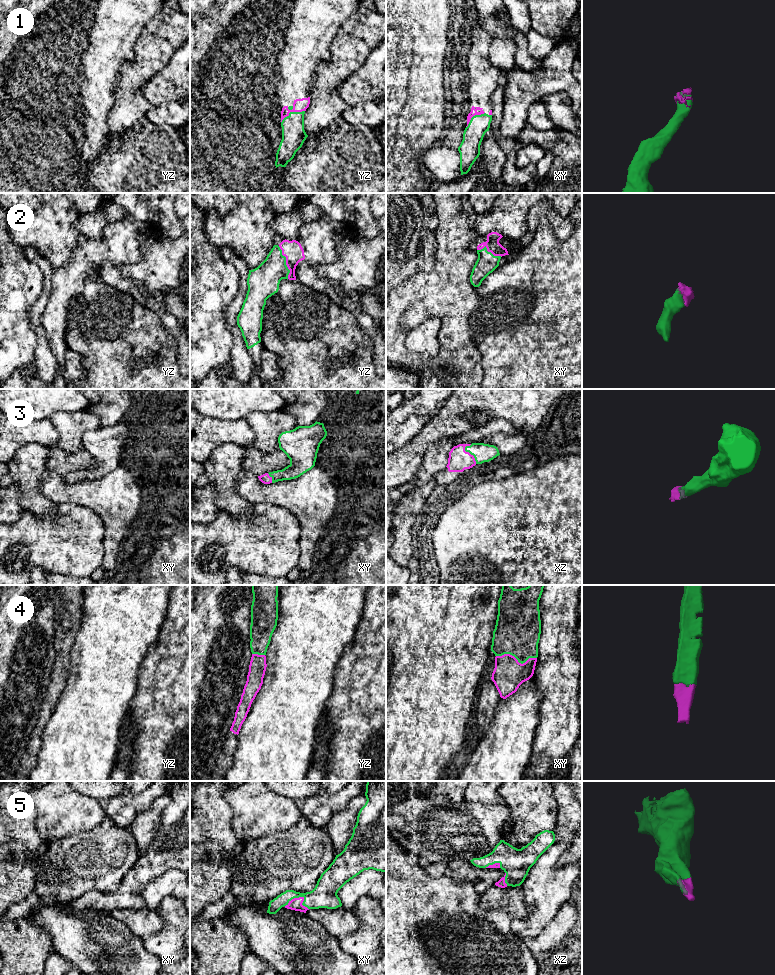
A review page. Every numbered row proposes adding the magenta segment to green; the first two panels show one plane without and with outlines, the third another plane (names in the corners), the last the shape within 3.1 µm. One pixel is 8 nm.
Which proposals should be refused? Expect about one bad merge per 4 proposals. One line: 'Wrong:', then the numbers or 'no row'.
Wrong: no row

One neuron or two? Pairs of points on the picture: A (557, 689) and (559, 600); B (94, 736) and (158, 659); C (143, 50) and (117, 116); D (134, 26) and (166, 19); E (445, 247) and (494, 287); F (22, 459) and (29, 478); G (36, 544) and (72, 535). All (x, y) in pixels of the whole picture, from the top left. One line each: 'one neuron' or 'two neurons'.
A: one neuron
B: two neurons
C: one neuron
D: two neurons
E: two neurons
F: one neuron
G: one neuron

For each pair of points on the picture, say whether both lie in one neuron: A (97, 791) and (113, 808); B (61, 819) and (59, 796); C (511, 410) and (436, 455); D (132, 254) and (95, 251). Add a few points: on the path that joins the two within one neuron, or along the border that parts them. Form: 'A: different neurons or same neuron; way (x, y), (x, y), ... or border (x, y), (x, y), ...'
A: different neurons; border (127, 792), (99, 800)
B: same neuron; way (61, 813), (59, 802)
C: different neurons; border (451, 437), (438, 440), (430, 448)
D: same neuron; way (123, 252), (104, 251)

